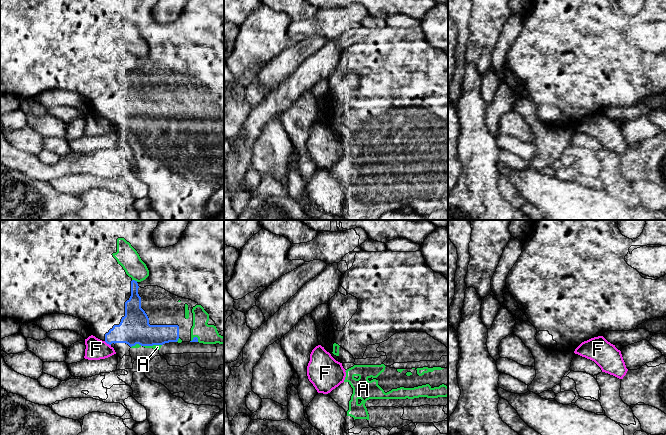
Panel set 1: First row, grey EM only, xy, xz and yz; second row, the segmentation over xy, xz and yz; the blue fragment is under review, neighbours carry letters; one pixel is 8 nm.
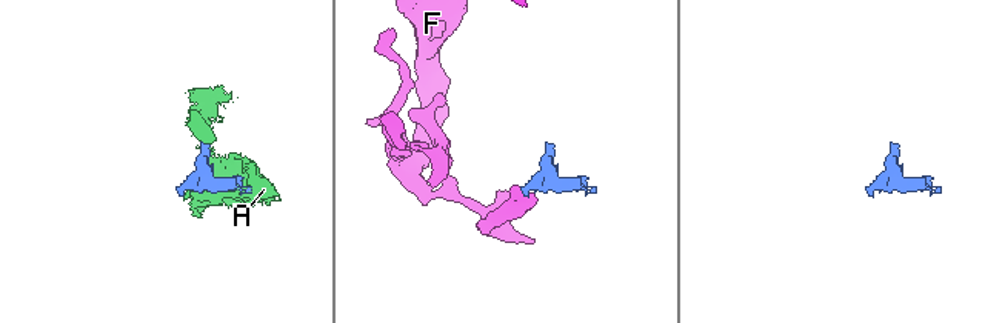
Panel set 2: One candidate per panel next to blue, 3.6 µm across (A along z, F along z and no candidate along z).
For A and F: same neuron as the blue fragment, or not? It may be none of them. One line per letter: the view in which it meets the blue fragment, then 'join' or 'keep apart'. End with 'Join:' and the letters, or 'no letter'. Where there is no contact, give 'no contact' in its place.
A: contact in xy; join
F: contact in xy; keep apart
Join: A

